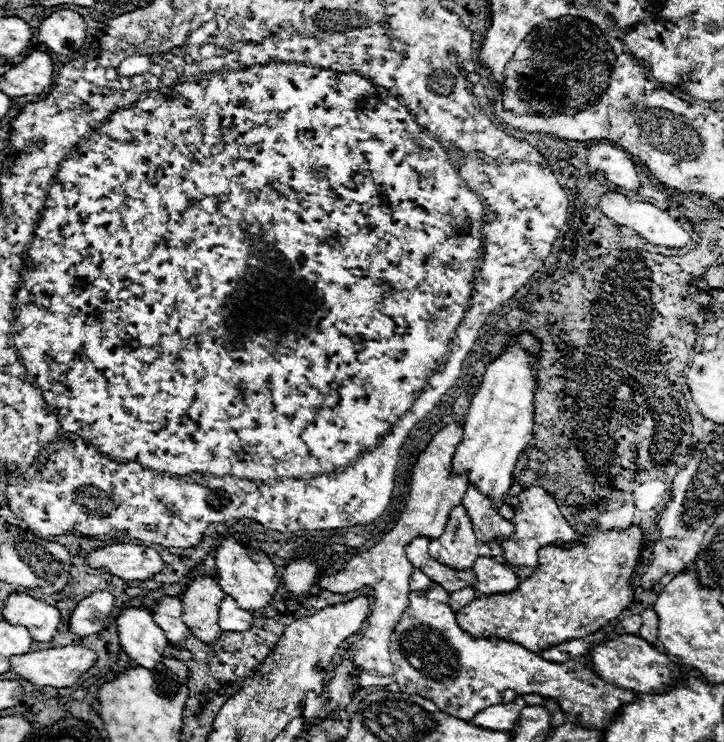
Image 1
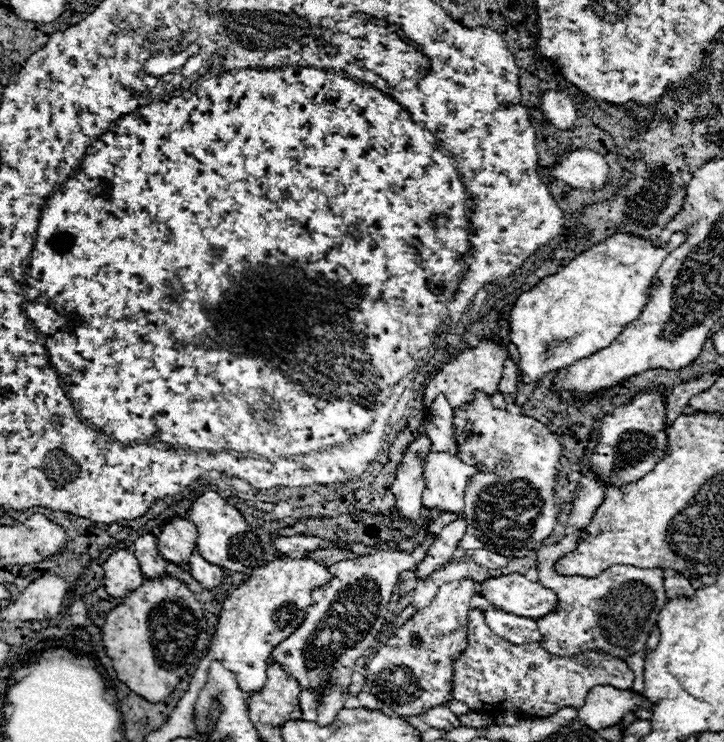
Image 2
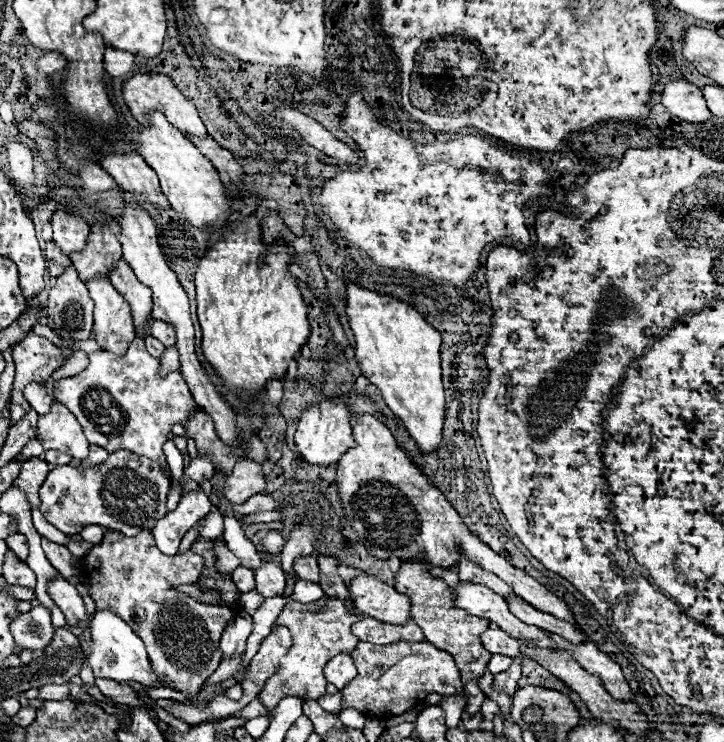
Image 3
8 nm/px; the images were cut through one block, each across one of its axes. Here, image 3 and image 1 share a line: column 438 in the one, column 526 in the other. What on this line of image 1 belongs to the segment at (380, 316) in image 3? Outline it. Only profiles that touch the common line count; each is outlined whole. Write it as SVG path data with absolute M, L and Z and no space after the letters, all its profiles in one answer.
M524 332L510 342L506 352L496 358L484 372L482 386L474 394L470 408L462 422L462 440L456 446L452 458L452 474L468 474L470 484L474 484L484 496L492 498L496 510L502 508L508 486L512 484L512 470L518 454L532 440L532 414L534 414L534 366L530 364L530 354L538 348L532 334Z

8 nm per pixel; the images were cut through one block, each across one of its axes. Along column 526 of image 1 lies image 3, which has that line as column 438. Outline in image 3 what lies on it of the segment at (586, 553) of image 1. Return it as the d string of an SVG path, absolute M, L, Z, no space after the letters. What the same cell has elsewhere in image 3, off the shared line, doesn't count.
M412 558L408 562L402 562L398 574L394 576L394 588L400 594L406 594L410 598L412 620L424 630L426 640L432 642L436 648L452 654L452 658L454 658L454 662L456 662L456 666L462 674L462 682L464 682L464 688L466 688L466 694L468 694L466 712L470 716L474 716L474 714L480 712L480 706L486 700L486 696L478 688L478 678L486 672L490 654L482 648L480 634L484 630L488 630L490 622L486 618L478 618L478 616L468 614L466 610L460 610L454 604L452 588L444 580L434 578L430 574L430 568L432 566L428 566L428 562L424 562L424 558Z

